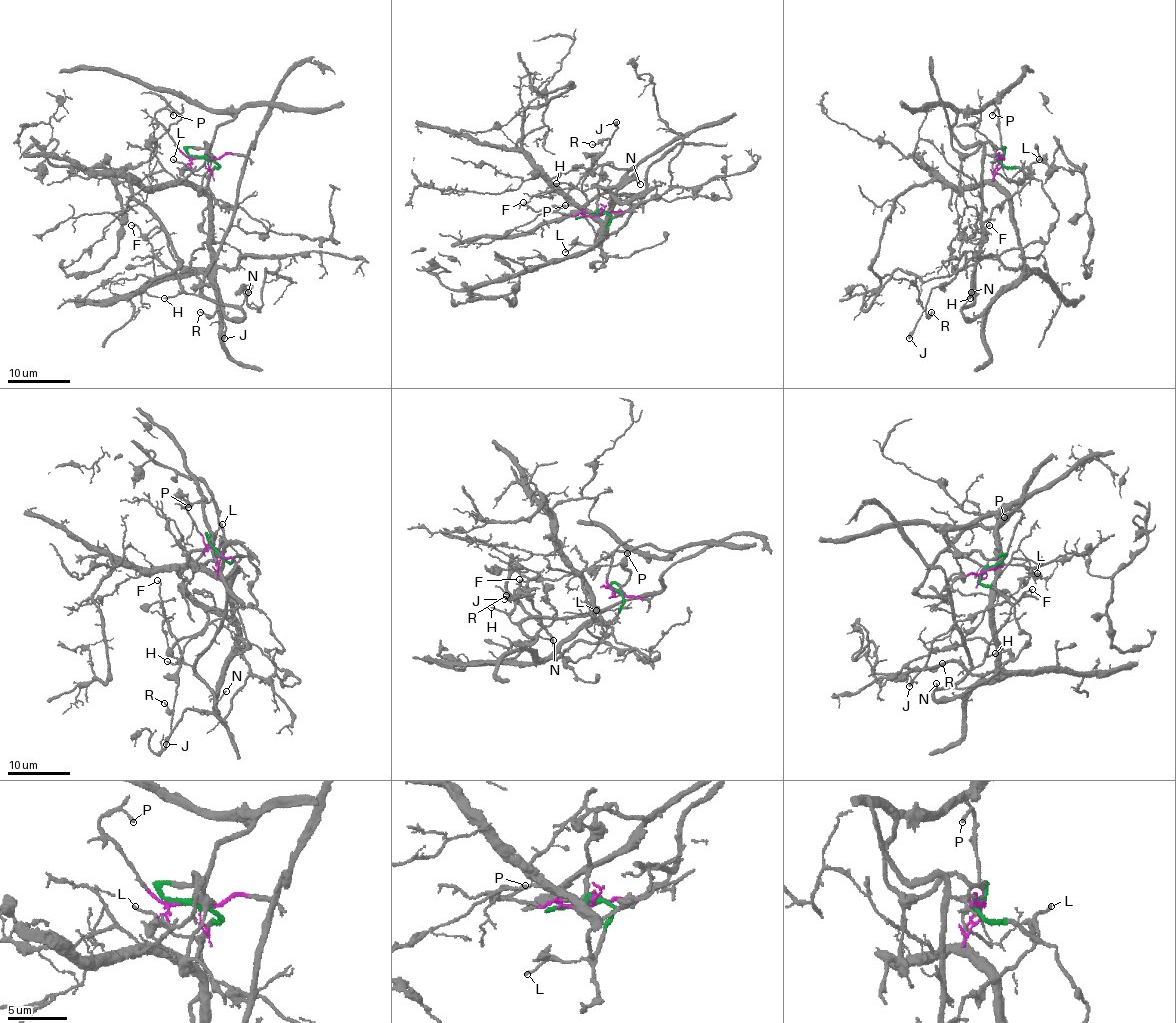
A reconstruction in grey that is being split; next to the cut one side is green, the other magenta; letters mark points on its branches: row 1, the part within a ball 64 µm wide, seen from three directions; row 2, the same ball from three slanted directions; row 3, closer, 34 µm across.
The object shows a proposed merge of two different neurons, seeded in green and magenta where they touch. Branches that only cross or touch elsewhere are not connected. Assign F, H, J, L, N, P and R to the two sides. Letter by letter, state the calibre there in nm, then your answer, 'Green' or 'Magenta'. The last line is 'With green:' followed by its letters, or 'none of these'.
F: Thickness 170 nm. Magenta
H: Thickness 170 nm. Magenta
J: Thickness 360 nm. Green
L: Thickness 180 nm. Green
N: Thickness 140 nm. Magenta
P: Thickness 240 nm. Magenta
R: Thickness 150 nm. Green
With green: J, L, R

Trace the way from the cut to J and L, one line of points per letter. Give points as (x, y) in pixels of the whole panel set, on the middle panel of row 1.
J: (598, 214), (610, 217), (603, 264), (595, 270), (604, 251), (584, 212), (582, 179), (609, 145), (617, 121)
L: (598, 214), (610, 217), (606, 234), (599, 242), (576, 244), (565, 251)

